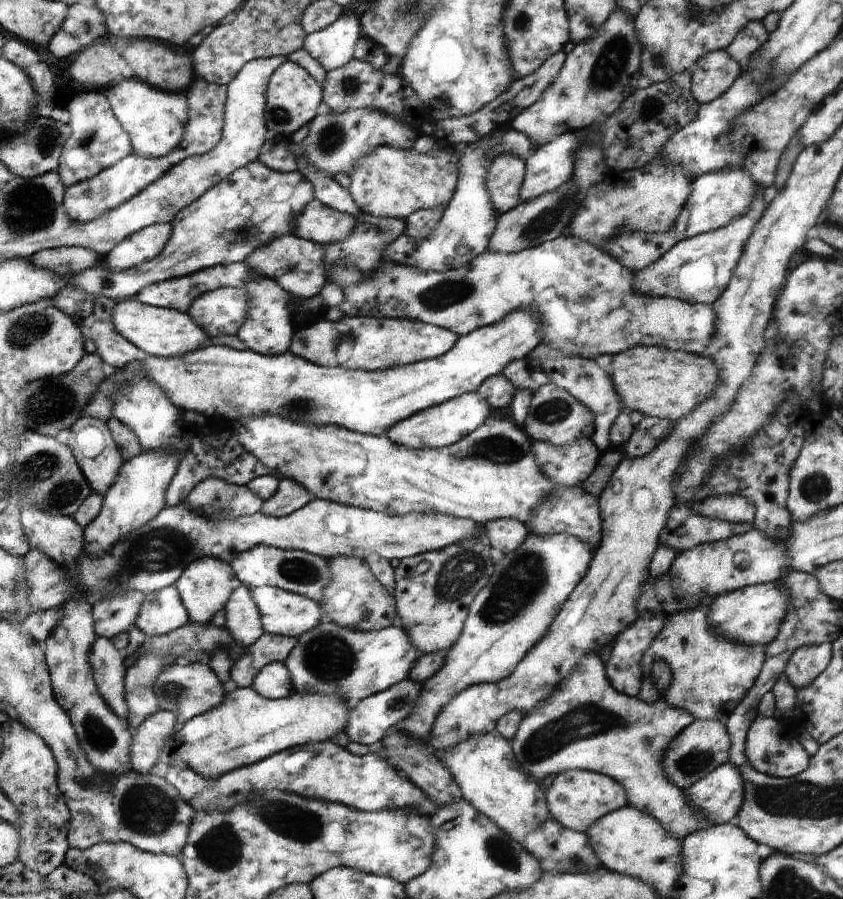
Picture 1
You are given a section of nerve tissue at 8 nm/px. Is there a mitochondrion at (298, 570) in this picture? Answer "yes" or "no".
yes

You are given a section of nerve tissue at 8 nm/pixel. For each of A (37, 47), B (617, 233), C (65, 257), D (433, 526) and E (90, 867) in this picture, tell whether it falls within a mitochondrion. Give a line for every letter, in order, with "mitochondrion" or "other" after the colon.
A: other
B: other
C: other
D: other
E: other

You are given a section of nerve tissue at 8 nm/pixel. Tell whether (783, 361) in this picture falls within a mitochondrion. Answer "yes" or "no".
no

